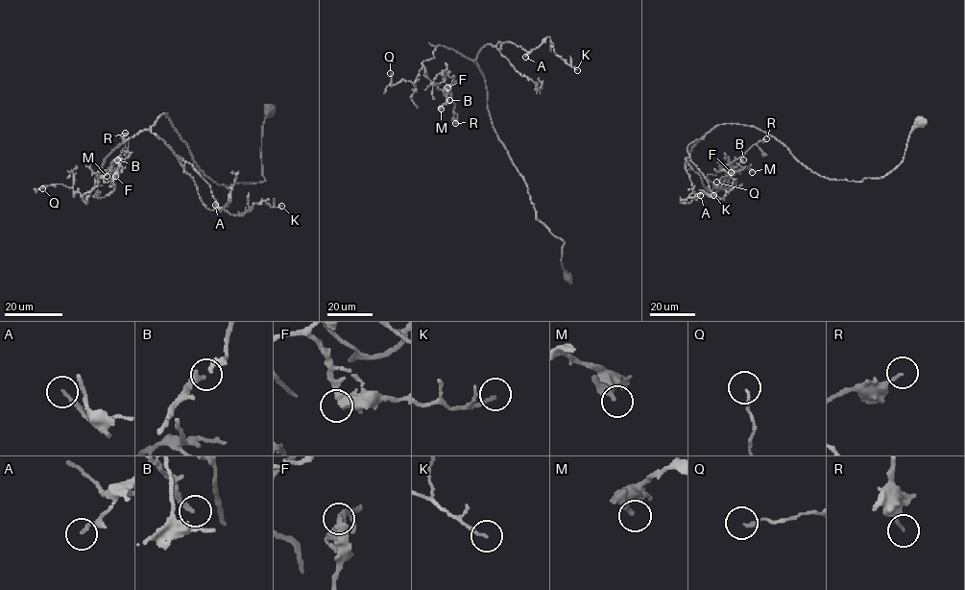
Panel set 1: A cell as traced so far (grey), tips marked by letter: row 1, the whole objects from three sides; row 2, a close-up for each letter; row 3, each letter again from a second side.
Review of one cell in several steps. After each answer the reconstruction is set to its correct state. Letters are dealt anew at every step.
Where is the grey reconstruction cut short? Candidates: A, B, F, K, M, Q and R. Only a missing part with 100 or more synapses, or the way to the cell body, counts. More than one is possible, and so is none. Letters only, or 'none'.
none

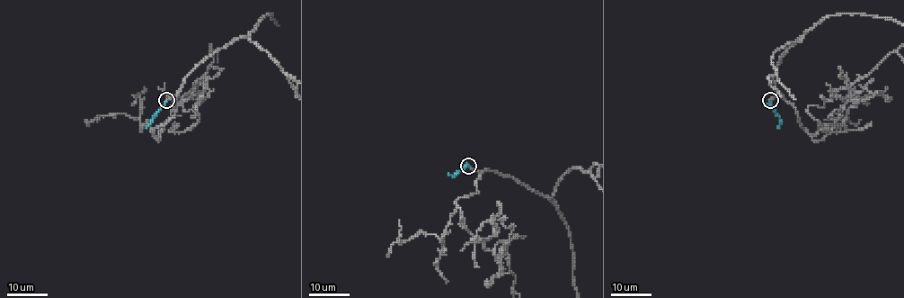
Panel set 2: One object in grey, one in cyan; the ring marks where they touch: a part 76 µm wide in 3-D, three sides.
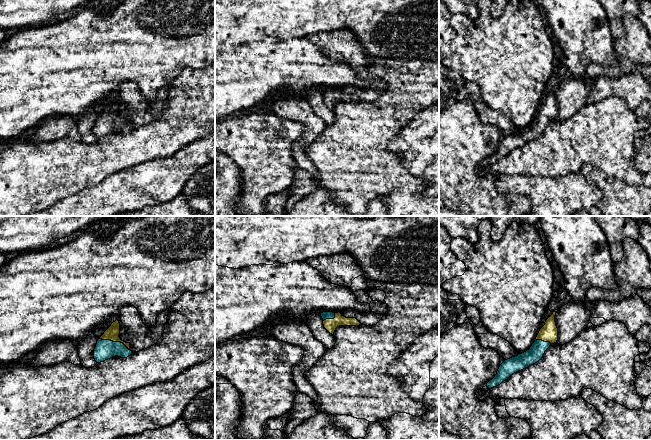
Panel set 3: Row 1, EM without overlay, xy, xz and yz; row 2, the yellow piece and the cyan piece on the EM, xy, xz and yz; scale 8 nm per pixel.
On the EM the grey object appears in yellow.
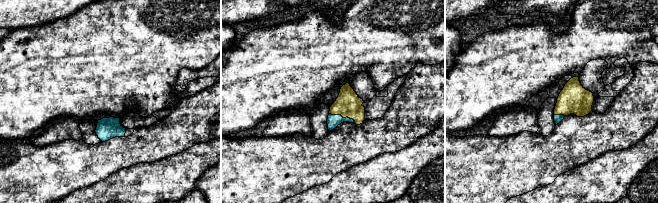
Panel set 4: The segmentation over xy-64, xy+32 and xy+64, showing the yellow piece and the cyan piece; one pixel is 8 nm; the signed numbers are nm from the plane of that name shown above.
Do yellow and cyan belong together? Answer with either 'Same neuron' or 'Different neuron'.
Same neuron

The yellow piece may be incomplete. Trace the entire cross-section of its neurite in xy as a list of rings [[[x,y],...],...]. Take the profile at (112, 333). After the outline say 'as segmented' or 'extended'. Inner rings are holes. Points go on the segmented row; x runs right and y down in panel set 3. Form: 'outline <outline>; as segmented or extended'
outline [[[116,320],[97,341],[94,349],[94,359],[97,363],[115,356],[127,358],[132,354],[130,343],[122,341],[119,334],[120,323]]]; extended

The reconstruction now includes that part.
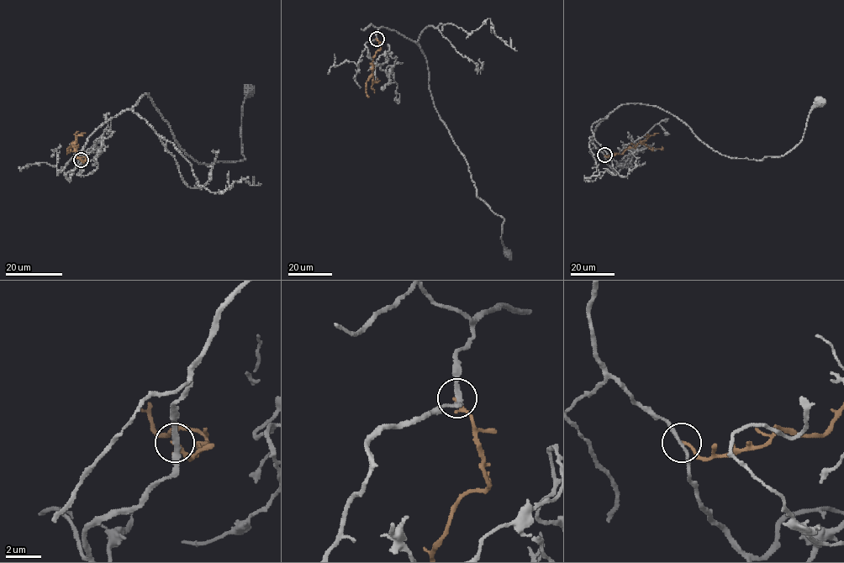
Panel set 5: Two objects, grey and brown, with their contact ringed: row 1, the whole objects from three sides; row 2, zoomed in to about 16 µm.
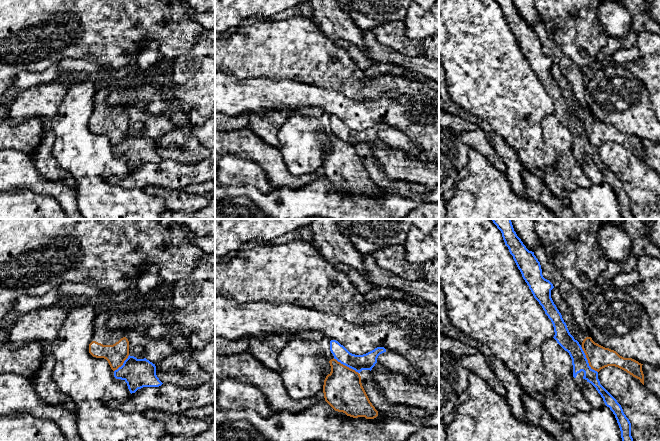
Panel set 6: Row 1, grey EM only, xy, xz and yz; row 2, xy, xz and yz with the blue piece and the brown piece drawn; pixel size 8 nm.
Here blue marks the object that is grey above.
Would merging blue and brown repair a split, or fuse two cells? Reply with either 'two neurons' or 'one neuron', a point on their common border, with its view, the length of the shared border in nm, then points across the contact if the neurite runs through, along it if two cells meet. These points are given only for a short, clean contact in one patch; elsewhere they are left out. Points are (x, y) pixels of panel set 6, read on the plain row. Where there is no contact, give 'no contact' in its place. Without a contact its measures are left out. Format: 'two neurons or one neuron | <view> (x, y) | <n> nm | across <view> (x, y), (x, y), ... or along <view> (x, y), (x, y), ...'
two neurons | yz (587, 136) | 240 nm | along yz (581, 123), (588, 140), (597, 148)

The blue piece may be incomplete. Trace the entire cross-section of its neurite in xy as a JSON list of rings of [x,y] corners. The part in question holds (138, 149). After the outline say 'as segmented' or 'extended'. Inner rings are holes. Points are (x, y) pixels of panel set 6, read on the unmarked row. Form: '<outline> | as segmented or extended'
[[[130,131],[123,141],[114,147],[114,153],[124,156],[131,170],[143,163],[159,163],[163,160],[156,151],[155,140],[146,134],[137,135]]] | as segmented

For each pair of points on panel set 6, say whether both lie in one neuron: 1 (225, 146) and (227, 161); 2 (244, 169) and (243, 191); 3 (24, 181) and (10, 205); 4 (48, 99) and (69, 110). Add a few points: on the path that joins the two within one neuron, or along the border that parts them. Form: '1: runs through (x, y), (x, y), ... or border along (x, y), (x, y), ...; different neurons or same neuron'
1: border along (225, 154), (235, 154), (249, 160); different neurons
2: border along (225, 185), (254, 185), (265, 193); different neurons
3: border along (10, 191), (29, 188), (42, 194); different neurons
4: border along (70, 84), (56, 113), (50, 118); different neurons

